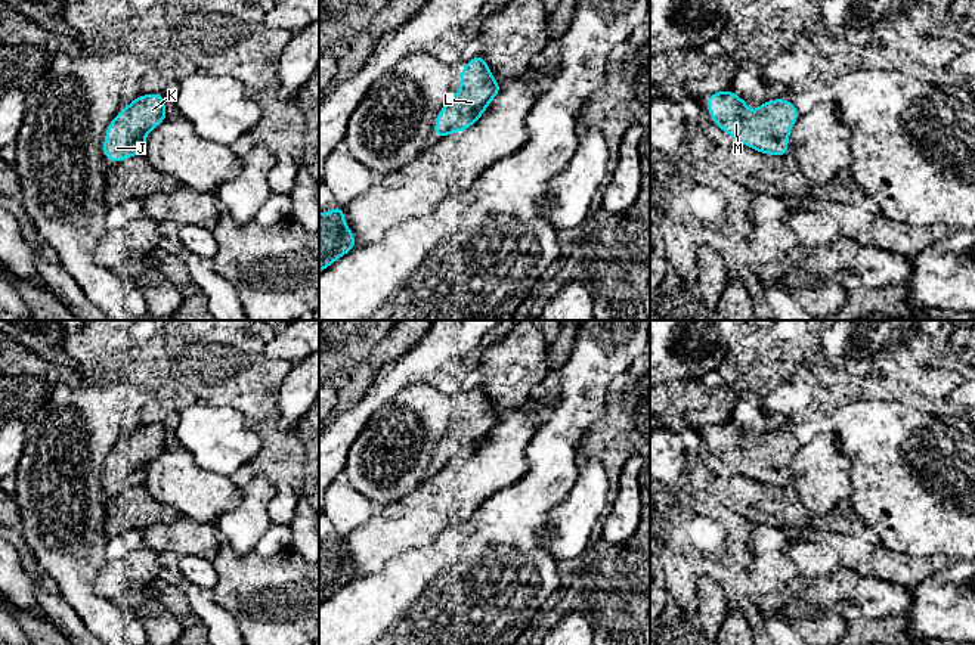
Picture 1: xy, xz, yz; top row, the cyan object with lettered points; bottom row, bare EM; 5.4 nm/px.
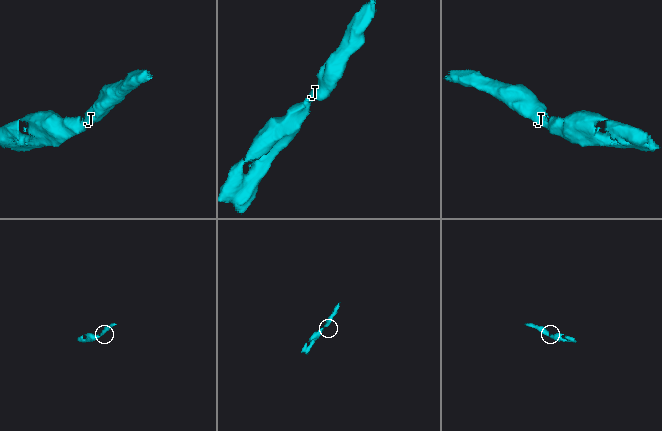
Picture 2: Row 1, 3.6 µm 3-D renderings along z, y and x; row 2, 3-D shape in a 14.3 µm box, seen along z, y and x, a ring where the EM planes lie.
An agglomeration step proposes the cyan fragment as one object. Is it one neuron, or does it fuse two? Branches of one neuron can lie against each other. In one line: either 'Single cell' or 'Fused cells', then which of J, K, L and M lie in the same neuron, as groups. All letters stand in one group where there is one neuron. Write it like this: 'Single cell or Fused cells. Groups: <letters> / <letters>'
Single cell. Groups: J K L M

